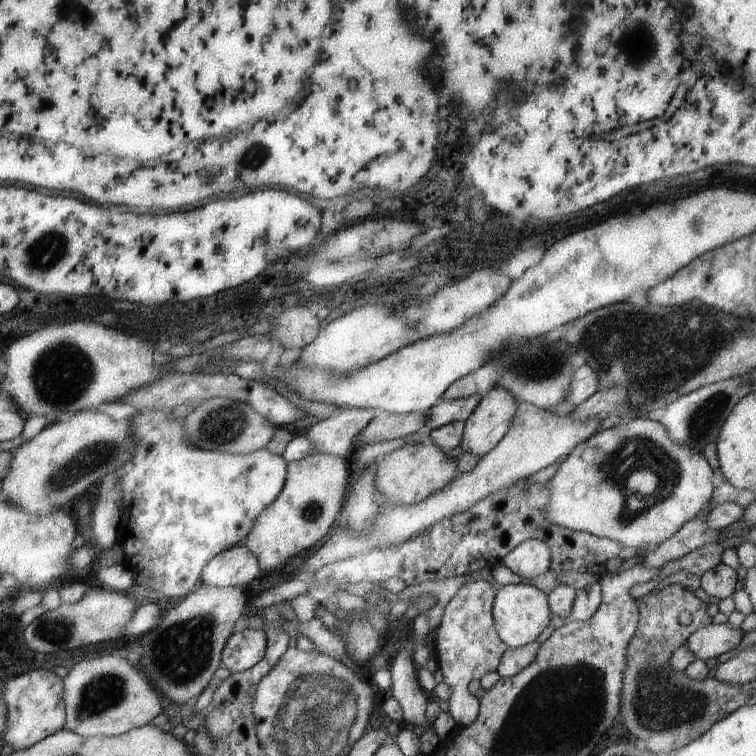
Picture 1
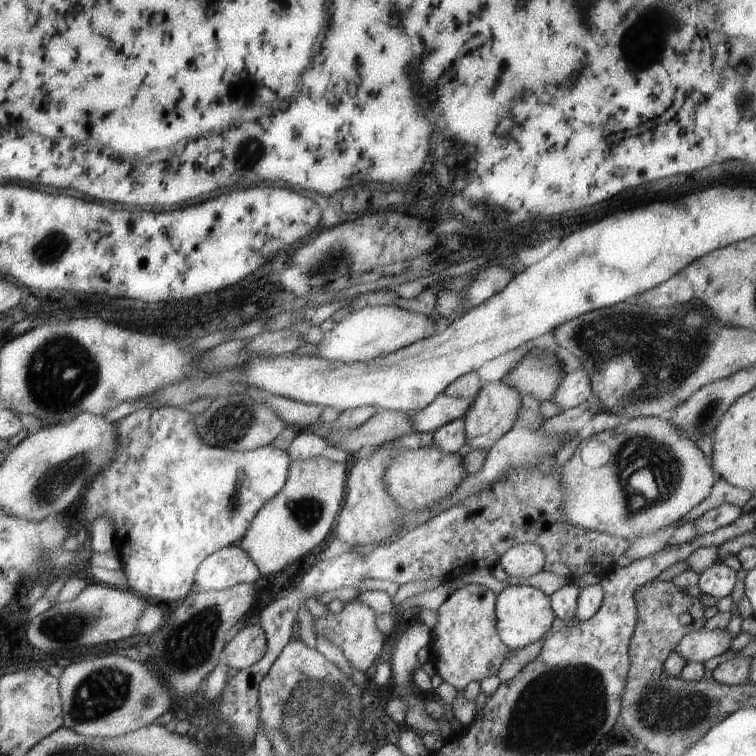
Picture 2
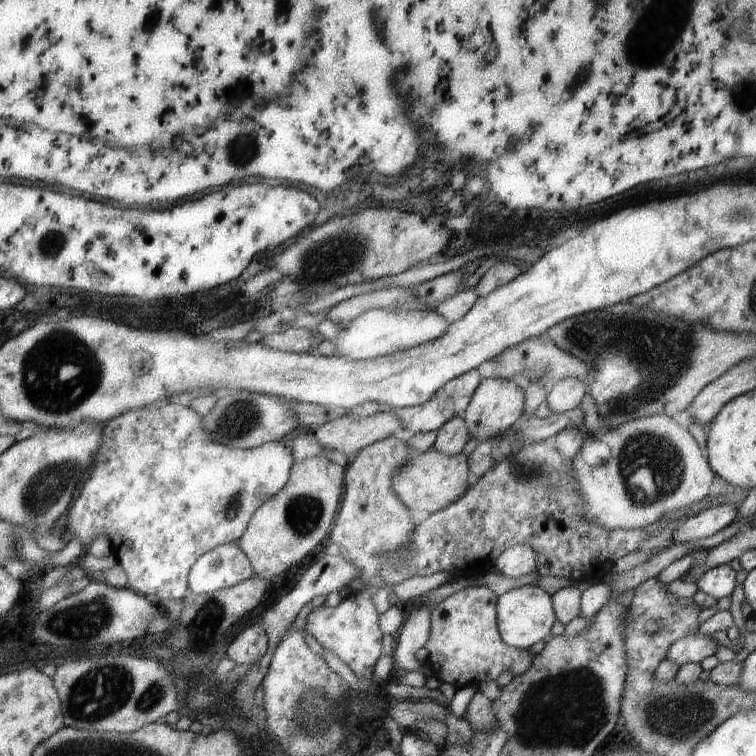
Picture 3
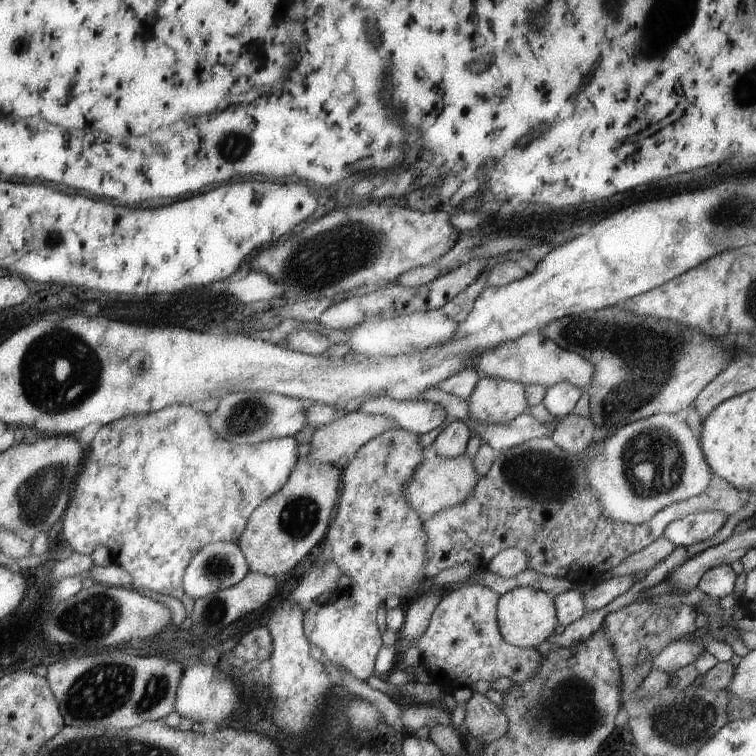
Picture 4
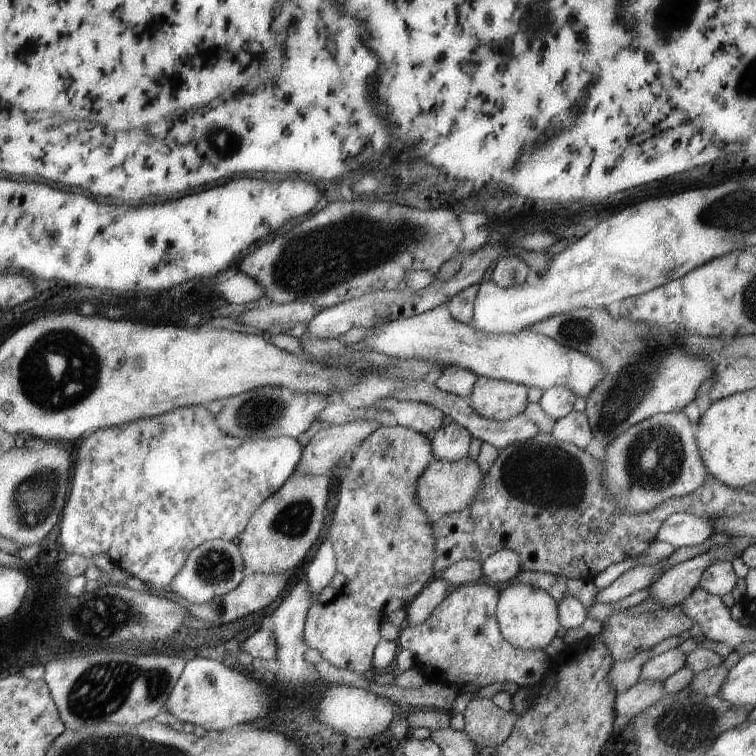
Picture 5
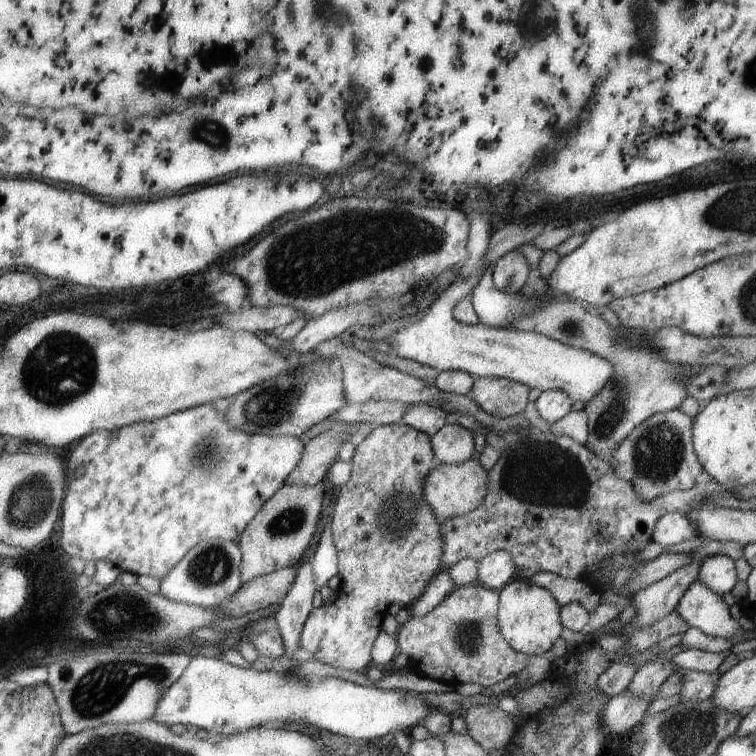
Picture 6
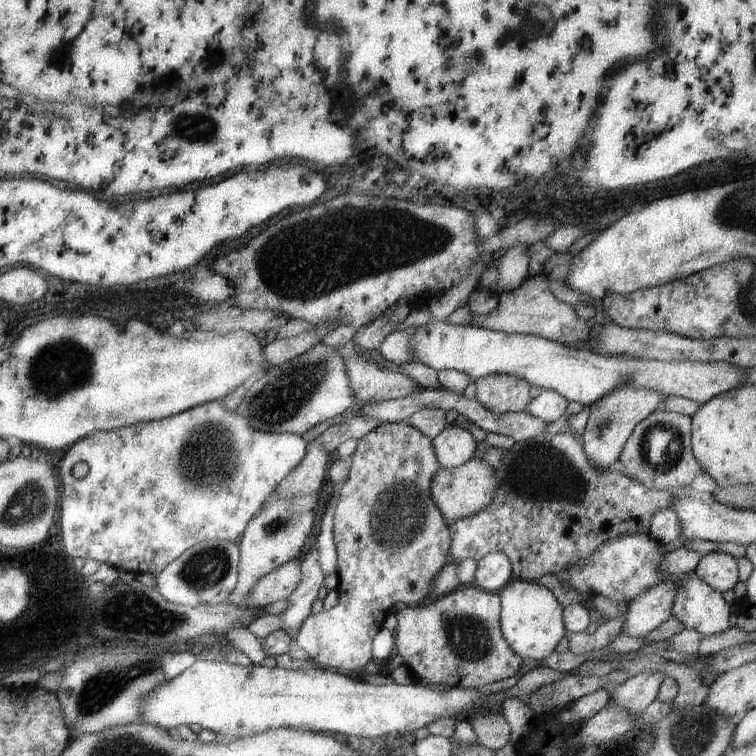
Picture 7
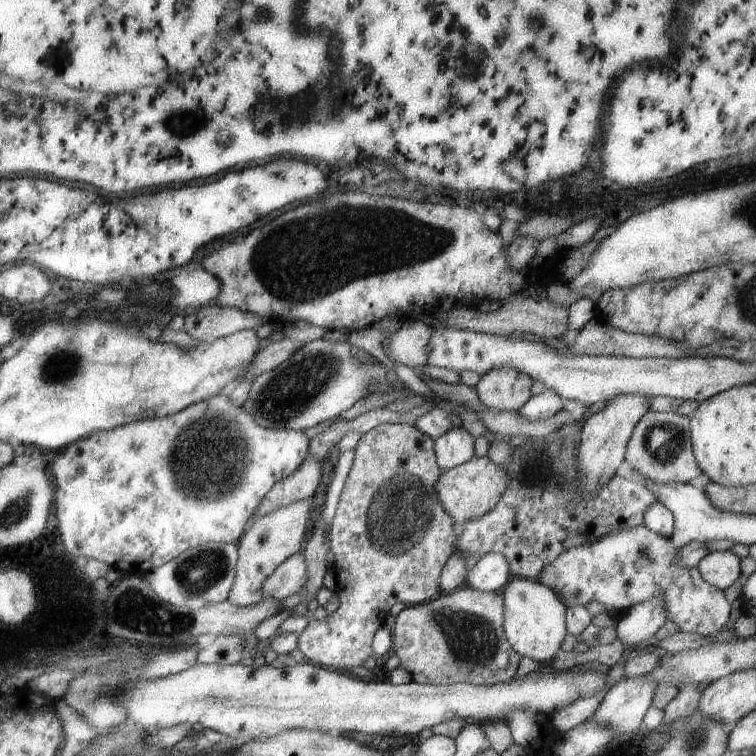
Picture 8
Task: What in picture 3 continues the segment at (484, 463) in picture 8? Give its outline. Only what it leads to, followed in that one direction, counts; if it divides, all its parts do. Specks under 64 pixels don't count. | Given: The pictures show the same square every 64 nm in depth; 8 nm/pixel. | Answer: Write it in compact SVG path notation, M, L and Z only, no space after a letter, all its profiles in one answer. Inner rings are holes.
M431 445L427 450L415 449L409 461L396 469L391 479L391 486L397 498L411 512L428 512L444 509L456 501L471 486L473 478L468 469L468 456L459 453L447 456L437 452Z

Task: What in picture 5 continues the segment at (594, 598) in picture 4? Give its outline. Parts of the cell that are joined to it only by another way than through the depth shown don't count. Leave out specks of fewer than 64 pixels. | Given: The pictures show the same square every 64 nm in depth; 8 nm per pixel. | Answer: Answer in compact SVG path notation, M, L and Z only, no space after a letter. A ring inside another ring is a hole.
M661 559L654 564L634 566L619 575L607 588L597 591L596 602L612 604L635 591L647 589L657 580L667 559Z

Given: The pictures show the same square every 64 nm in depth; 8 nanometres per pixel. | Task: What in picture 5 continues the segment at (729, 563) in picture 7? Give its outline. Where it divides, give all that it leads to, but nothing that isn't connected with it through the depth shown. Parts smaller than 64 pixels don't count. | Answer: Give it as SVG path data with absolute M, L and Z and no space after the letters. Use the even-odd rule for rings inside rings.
M715 561L709 563L705 570L701 573L698 585L712 595L719 598L727 592L731 592L731 588L737 582L735 571L729 561Z

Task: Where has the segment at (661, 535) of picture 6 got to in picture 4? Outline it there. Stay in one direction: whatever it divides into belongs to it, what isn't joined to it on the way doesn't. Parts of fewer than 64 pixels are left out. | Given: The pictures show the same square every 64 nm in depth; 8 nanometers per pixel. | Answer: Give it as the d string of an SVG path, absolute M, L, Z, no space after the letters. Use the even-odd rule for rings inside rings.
M717 511L680 516L665 525L662 536L672 542L675 547L691 546L713 536L713 533L723 526L726 518L726 514Z

